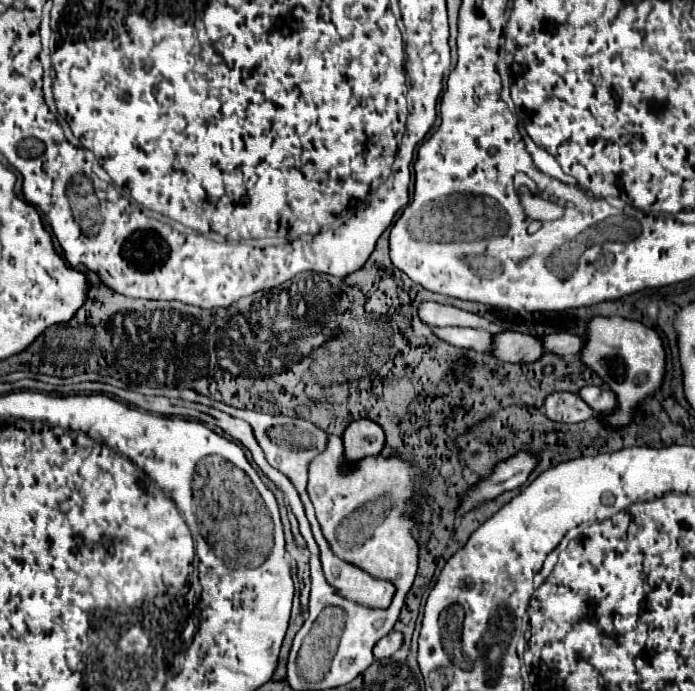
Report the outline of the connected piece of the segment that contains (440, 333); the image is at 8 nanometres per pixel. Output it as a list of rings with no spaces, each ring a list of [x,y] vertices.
[[[432,327],[432,333],[454,345],[454,347],[462,347],[462,349],[472,349],[472,351],[482,351],[482,353],[490,353],[490,333],[486,329],[472,329],[472,327]]]

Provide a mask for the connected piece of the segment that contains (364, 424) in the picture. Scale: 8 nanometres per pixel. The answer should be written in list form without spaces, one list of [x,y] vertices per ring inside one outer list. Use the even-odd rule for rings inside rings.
[[[370,419],[352,421],[344,433],[344,461],[346,463],[358,463],[358,459],[378,455],[384,447],[384,433],[380,431],[378,423],[372,423]]]

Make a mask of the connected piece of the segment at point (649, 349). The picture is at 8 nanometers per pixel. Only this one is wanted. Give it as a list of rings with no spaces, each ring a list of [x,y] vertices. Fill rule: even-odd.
[[[592,317],[586,323],[584,349],[580,351],[580,361],[590,367],[620,399],[618,411],[604,417],[604,423],[612,427],[628,425],[632,419],[632,409],[648,395],[656,393],[664,379],[664,347],[658,333],[640,321],[624,317]]]

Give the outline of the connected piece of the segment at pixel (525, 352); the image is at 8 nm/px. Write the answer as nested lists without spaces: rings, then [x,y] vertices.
[[[502,331],[492,335],[492,355],[506,363],[532,363],[544,353],[544,347],[536,343],[536,337]]]

